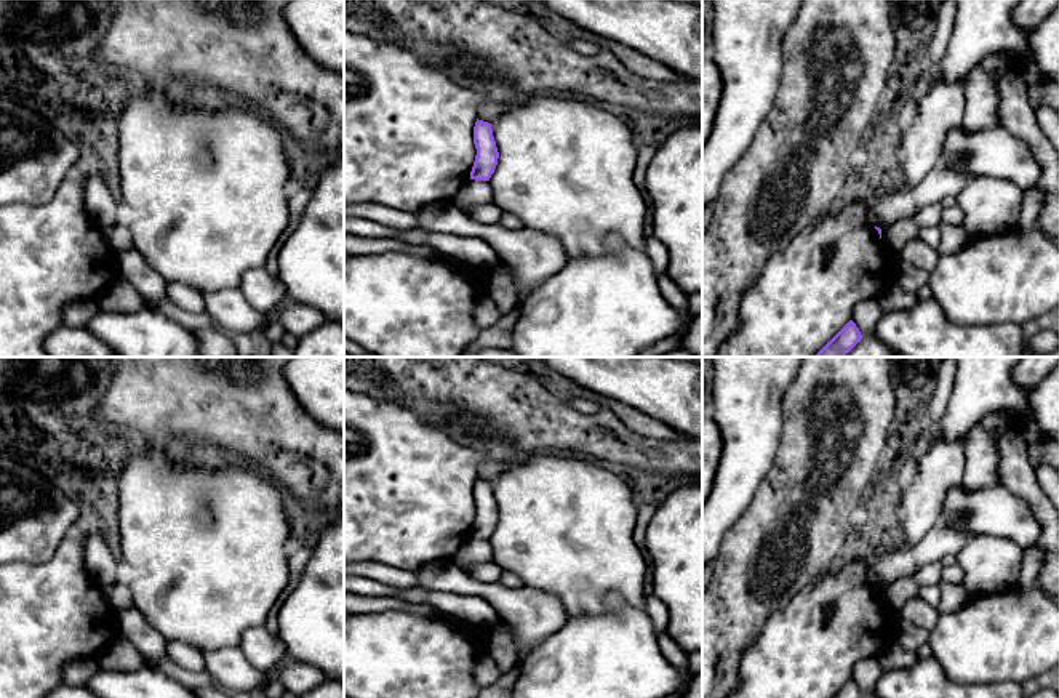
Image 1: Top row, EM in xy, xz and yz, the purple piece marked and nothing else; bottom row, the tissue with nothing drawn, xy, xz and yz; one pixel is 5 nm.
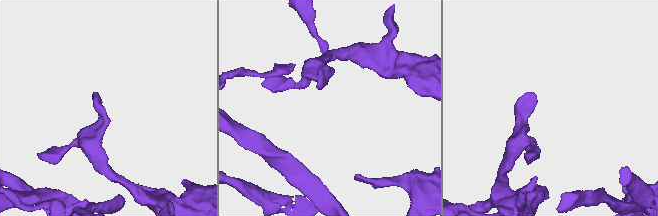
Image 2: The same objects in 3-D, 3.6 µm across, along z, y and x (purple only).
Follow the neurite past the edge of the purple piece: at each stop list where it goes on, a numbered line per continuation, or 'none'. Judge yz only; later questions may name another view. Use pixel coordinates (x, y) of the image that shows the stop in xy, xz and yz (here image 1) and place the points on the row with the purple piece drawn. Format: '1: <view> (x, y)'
none

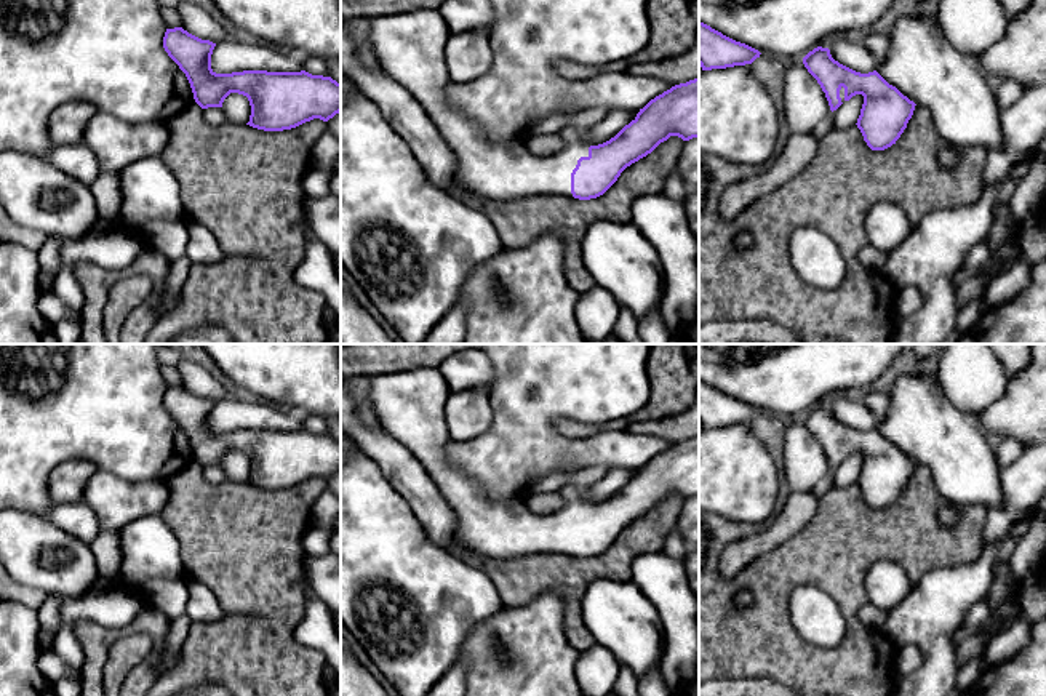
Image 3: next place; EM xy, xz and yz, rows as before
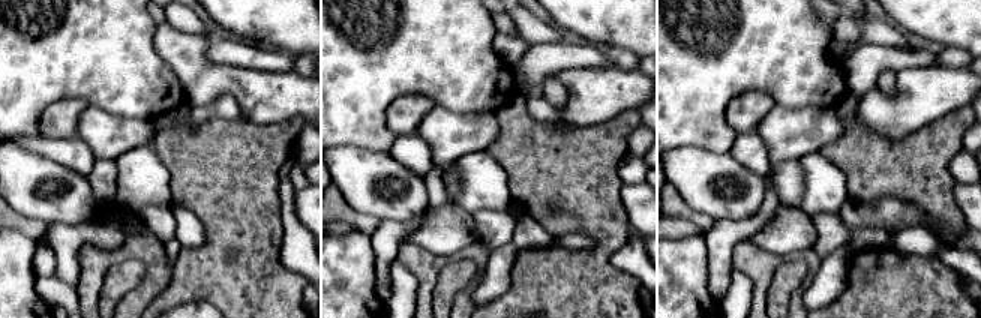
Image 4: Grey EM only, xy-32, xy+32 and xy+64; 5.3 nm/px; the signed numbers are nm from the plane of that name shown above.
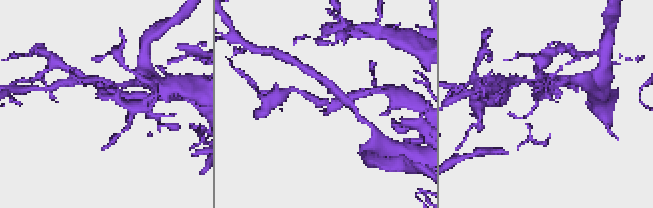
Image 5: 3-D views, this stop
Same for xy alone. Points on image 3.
1: xy (213, 116)

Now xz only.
1: xz (410, 47)

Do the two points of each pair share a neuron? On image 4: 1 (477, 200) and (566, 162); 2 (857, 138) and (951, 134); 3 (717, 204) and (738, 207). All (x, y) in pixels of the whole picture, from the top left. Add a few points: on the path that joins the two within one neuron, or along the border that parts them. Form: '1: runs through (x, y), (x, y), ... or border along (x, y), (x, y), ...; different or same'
1: border along (491, 156), (506, 173), (512, 201); different
2: runs through (881, 149), (927, 149); same
3: runs through (722, 204), (734, 204); same

